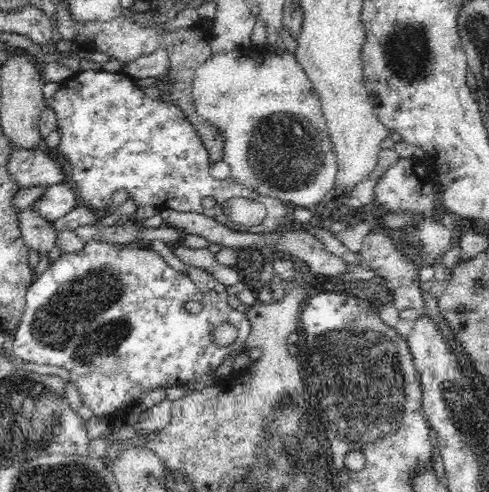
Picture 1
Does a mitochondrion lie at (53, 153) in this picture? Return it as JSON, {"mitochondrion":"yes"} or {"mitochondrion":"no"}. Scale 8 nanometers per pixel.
{"mitochondrion":"no"}

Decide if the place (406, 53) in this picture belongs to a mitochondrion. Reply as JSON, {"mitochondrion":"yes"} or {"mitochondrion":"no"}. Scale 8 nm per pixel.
{"mitochondrion":"yes"}

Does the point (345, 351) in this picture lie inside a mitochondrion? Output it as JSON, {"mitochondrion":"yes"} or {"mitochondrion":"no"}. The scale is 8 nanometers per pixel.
{"mitochondrion":"yes"}

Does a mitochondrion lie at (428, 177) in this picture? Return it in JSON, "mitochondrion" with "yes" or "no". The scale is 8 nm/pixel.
{"mitochondrion":"no"}

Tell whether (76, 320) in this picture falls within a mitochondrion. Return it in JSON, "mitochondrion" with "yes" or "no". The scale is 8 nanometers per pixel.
{"mitochondrion":"yes"}

